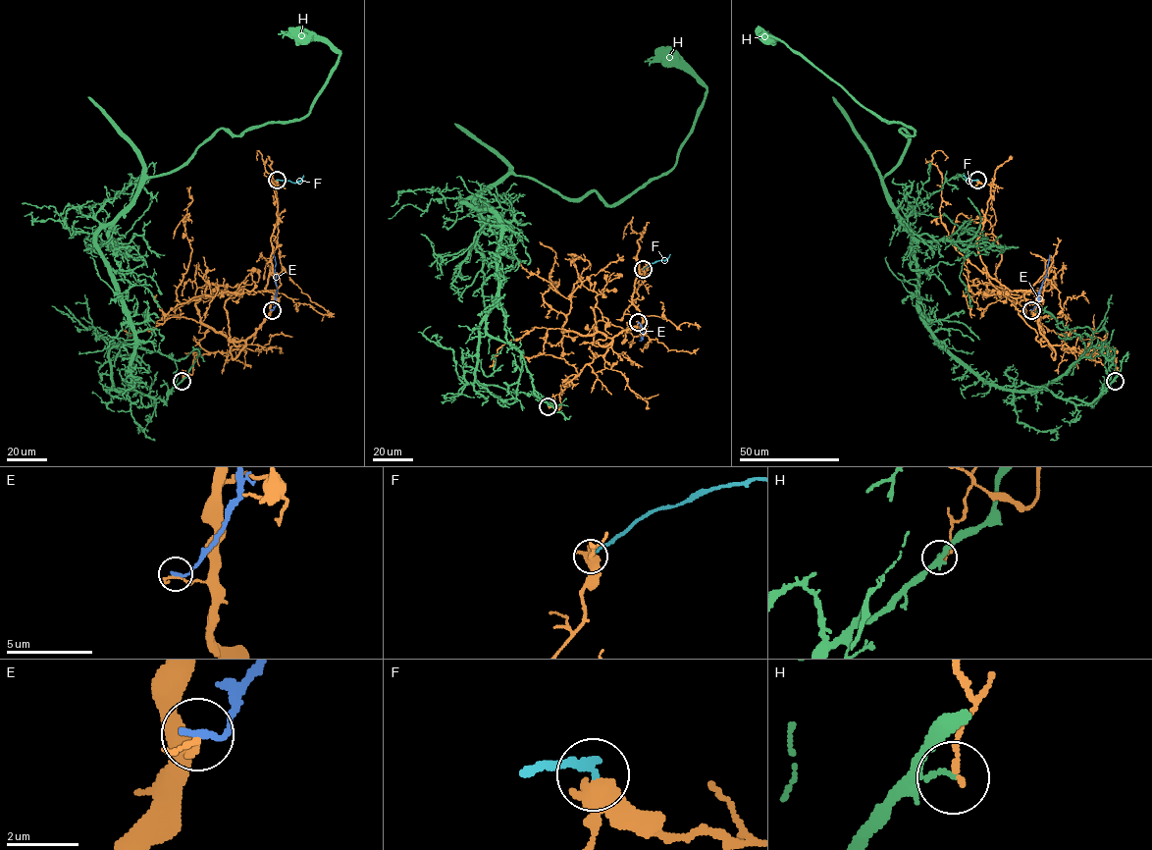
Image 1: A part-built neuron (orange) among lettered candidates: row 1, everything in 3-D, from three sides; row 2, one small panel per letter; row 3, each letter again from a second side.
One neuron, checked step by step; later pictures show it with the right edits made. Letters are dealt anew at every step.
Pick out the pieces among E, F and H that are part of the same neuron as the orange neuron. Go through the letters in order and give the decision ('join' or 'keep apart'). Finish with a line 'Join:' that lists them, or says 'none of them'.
E: keep apart
F: keep apart
H: keep apart
Join: none of them

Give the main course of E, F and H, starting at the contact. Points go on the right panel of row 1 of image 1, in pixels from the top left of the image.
E: (1030, 310), (1038, 300), (1049, 254)
F: (977, 180), (968, 182), (963, 176)
H: (1115, 381), (1087, 403), (1010, 391), (944, 346), (883, 179), (914, 131), (771, 34)

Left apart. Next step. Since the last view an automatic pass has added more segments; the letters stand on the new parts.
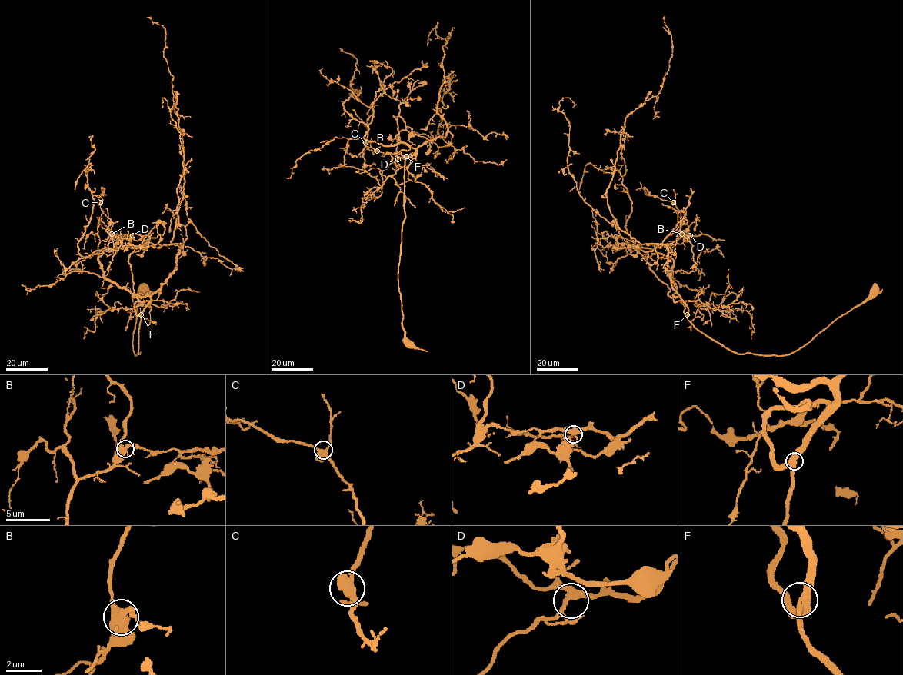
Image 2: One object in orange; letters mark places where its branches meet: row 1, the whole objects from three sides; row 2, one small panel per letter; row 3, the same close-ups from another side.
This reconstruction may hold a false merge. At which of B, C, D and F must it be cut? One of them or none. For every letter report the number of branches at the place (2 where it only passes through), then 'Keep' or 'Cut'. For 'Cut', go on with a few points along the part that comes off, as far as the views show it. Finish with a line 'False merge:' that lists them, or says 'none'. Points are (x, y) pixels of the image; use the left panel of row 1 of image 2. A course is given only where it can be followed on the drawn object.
B: Branches: 4. Cut. Course of the part to remove: (111, 234), (131, 234), (117, 234), (115, 241)
C: Branches: 4. Keep
D: Branches: 4. Keep
F: Branches: 3. Keep
False merge: B

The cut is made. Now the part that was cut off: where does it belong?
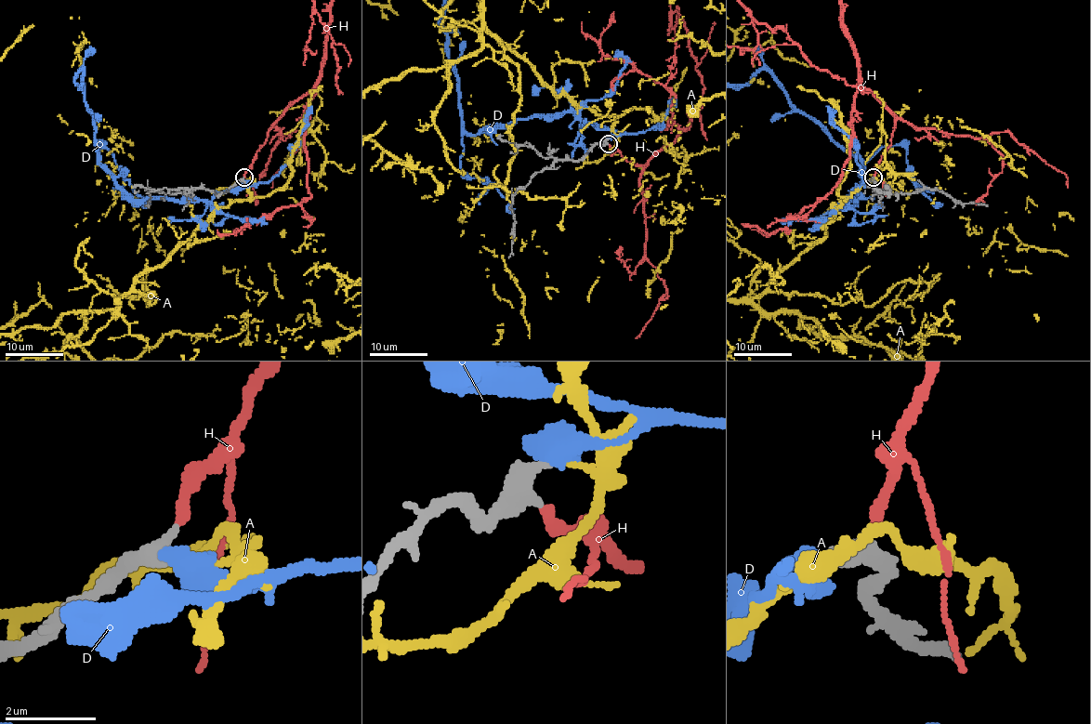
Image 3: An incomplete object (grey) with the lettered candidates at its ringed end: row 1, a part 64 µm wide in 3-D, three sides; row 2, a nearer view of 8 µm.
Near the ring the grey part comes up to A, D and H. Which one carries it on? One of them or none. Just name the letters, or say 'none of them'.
H

